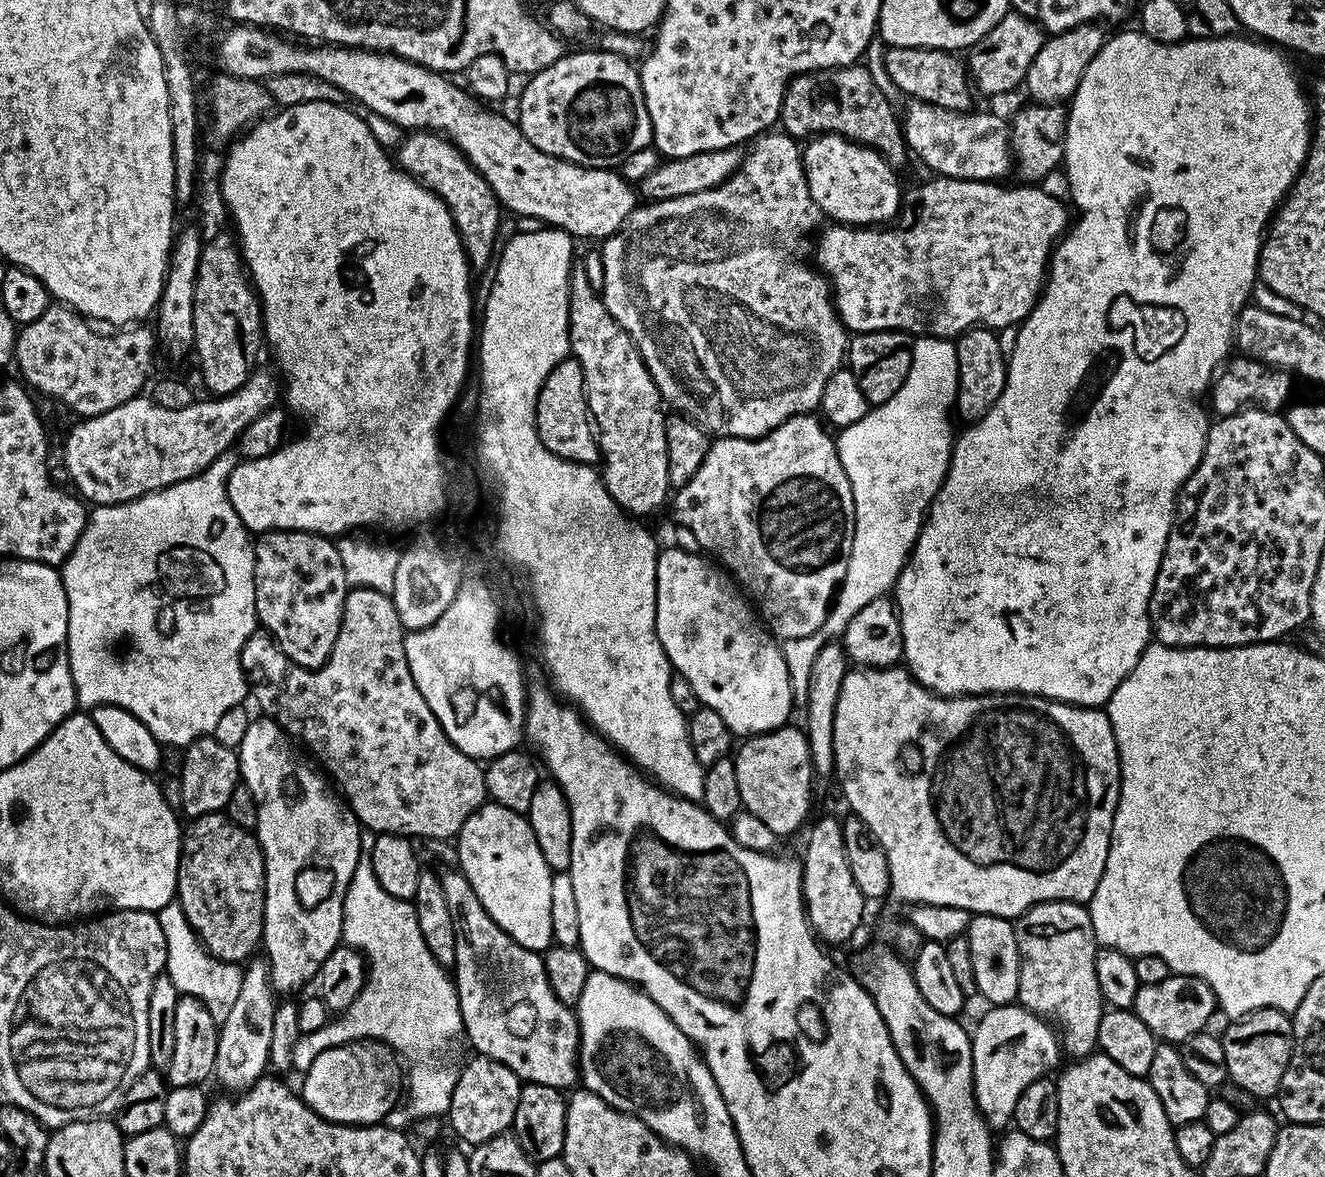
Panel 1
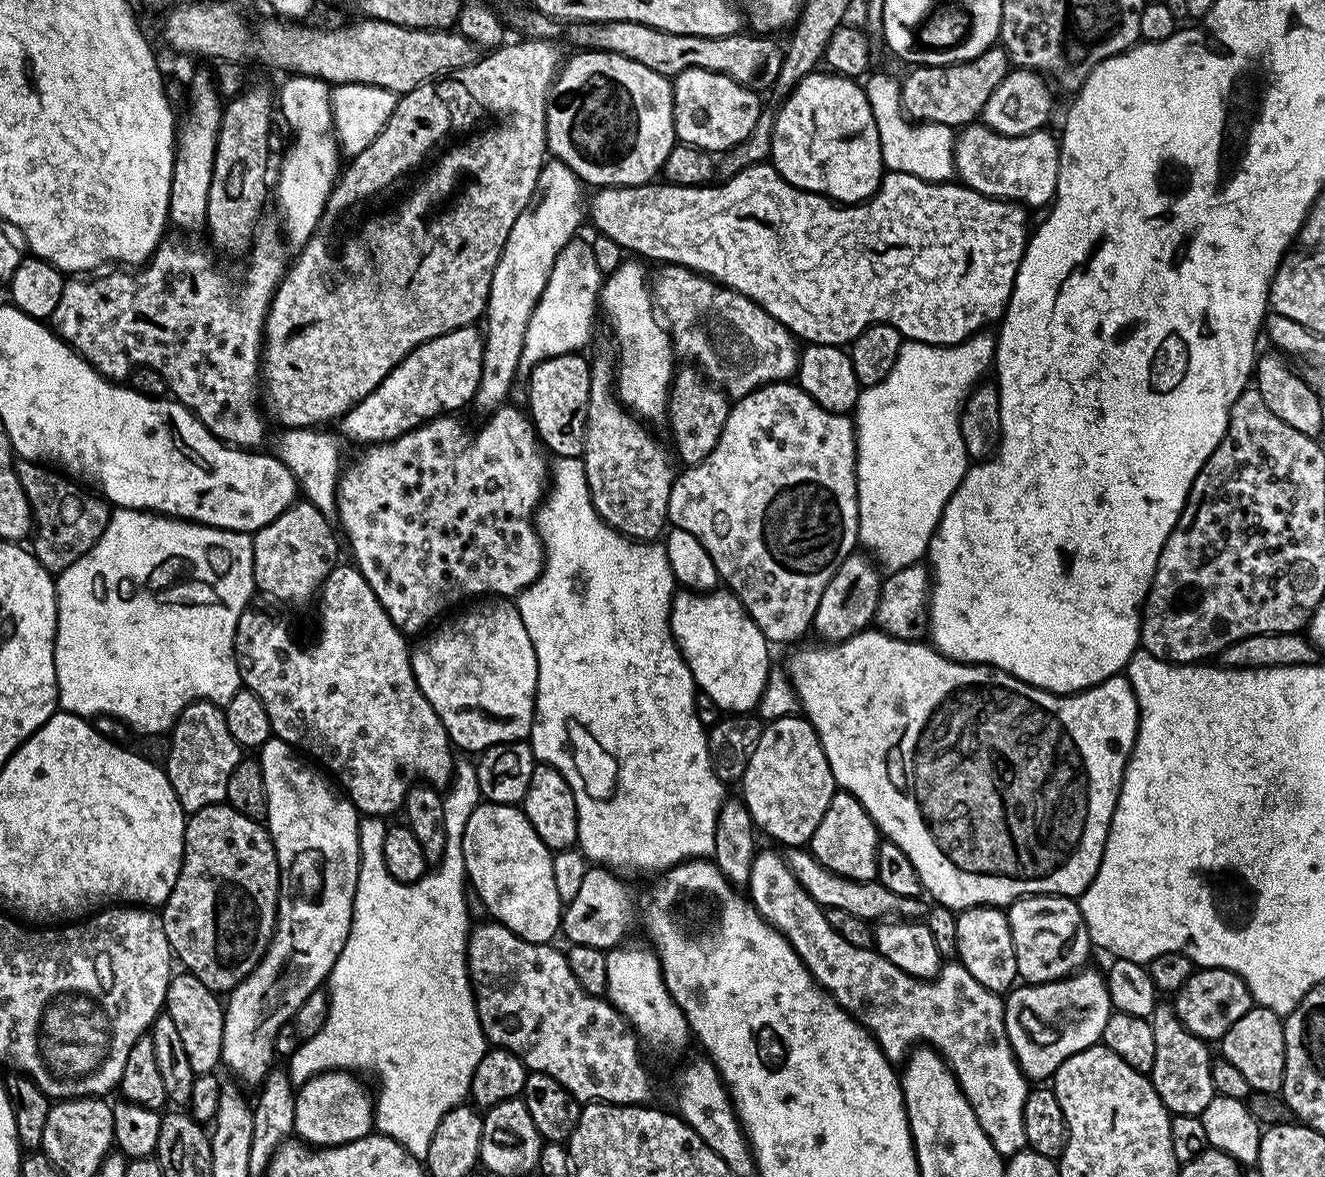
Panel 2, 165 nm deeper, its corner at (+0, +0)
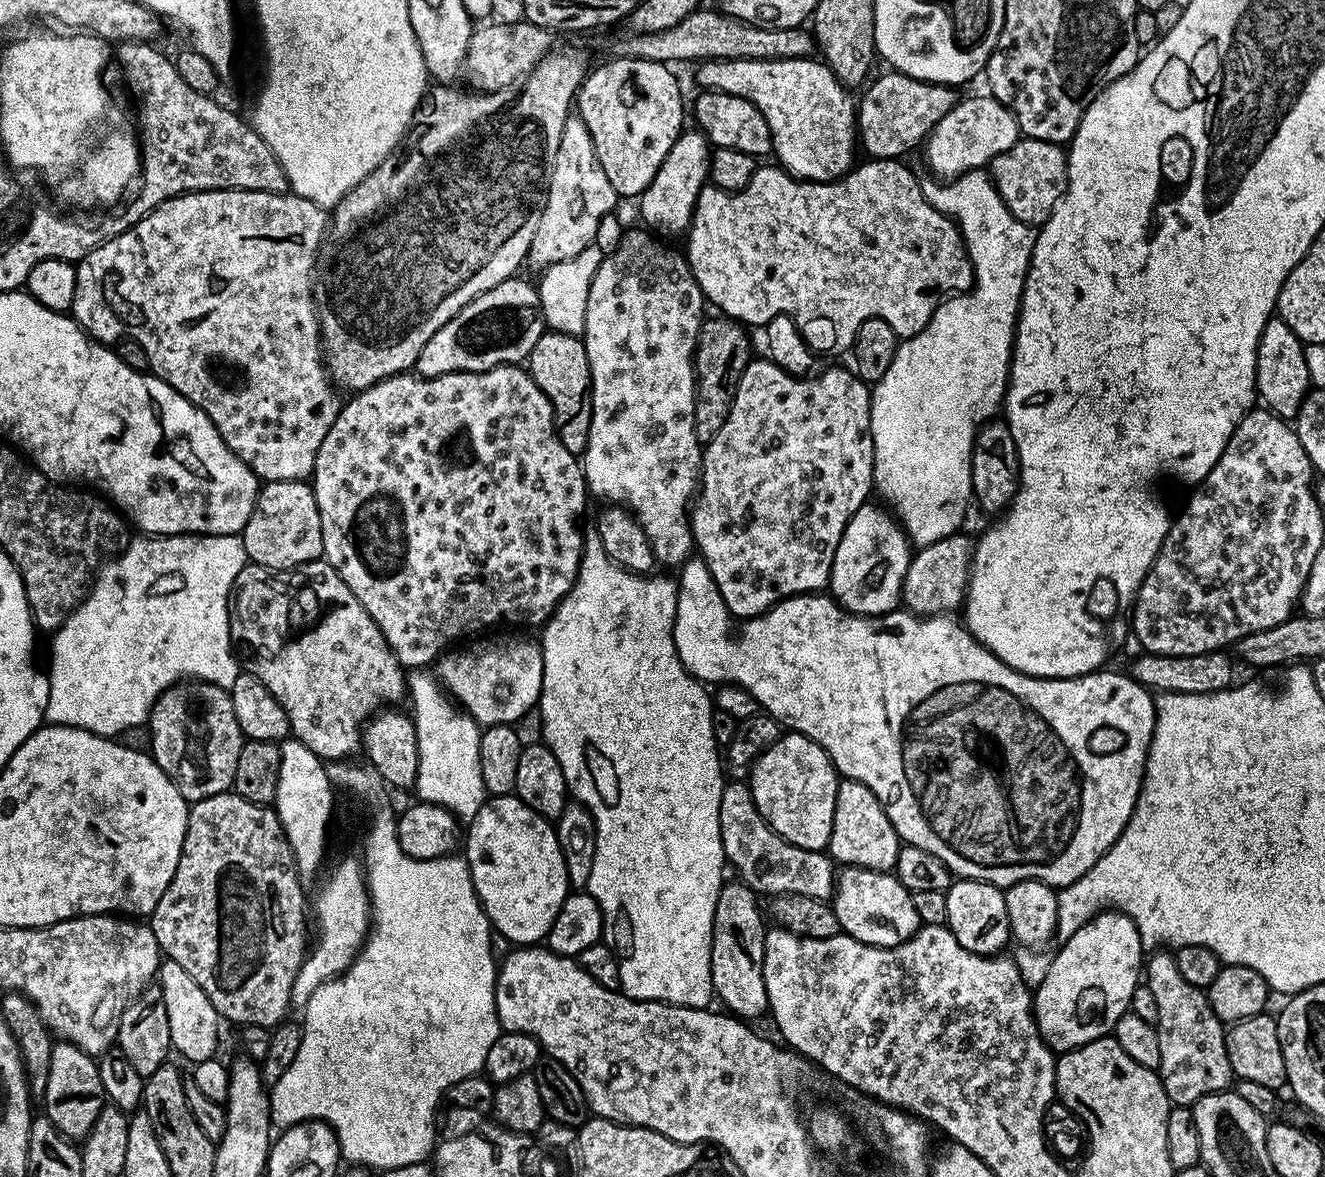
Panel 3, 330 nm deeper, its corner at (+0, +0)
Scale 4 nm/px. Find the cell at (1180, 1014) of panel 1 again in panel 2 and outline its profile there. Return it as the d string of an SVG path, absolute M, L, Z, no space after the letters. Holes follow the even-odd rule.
M1200 968L1193 971L1192 977L1186 982L1186 986L1182 986L1182 990L1174 993L1176 1017L1180 1019L1182 1026L1186 1026L1186 1030L1190 1030L1190 1034L1202 1038L1205 1042L1223 1040L1224 1035L1230 1030L1230 1026L1234 1022L1238 1022L1238 1018L1242 1018L1242 1014L1249 1012L1253 1006L1254 1001L1246 982L1237 972L1231 972L1225 968Z

